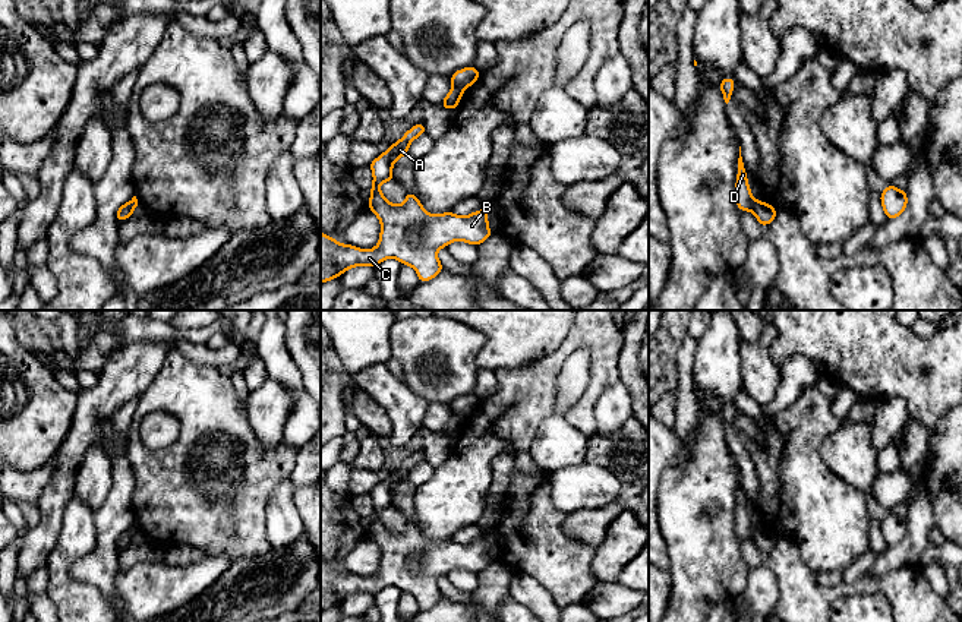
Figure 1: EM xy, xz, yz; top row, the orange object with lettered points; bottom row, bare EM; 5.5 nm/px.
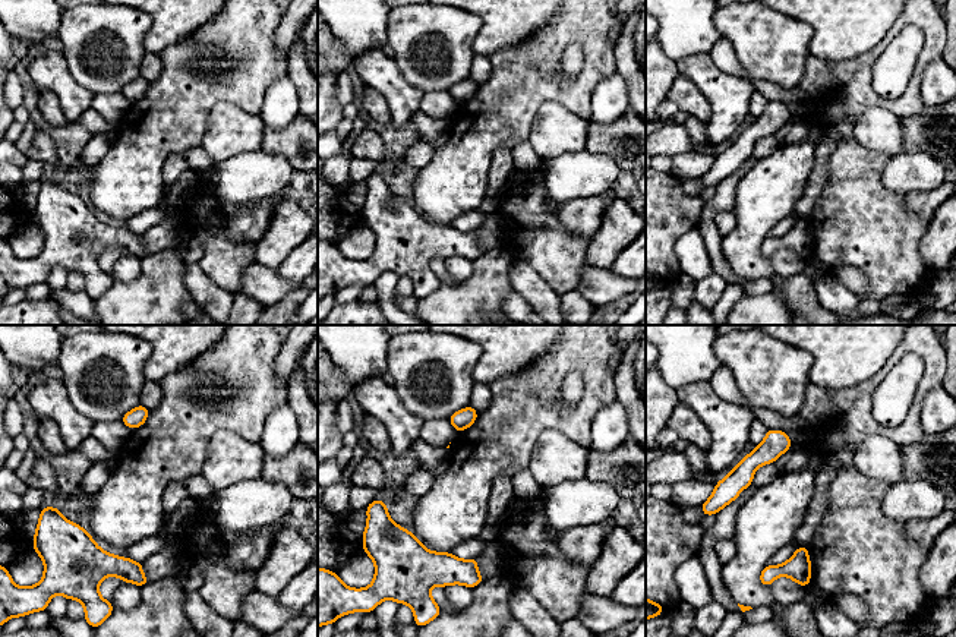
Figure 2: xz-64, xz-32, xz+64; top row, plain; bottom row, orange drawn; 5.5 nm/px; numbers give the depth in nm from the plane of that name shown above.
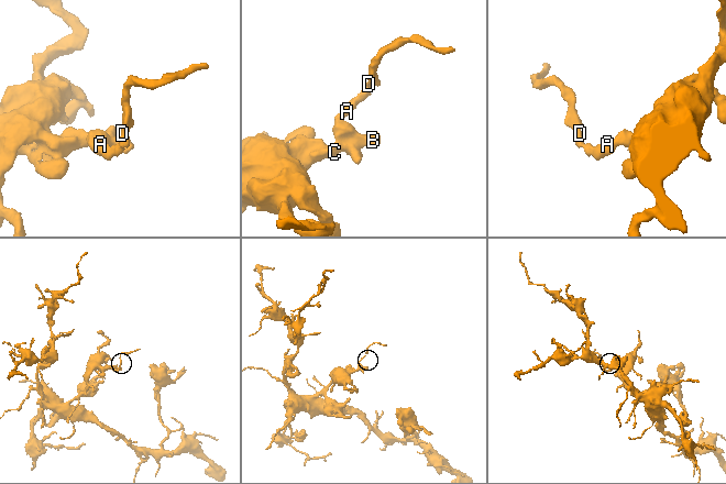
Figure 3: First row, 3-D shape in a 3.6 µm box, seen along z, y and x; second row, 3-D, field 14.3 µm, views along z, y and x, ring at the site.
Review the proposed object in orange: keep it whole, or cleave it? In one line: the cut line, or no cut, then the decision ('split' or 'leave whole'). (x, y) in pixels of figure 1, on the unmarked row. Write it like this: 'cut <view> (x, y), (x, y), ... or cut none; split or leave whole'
cut xz (454, 411), (463, 417); split

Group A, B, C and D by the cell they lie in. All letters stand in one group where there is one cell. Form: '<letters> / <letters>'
A B C / D

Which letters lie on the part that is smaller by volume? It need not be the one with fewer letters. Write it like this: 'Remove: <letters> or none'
Remove: D

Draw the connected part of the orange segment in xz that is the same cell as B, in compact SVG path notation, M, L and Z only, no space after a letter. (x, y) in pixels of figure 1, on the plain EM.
M423 449L413 454L387 480L369 492L373 501L369 539L381 547L381 563L376 575L365 578L341 572L321 561L321 612L338 606L353 594L375 596L388 585L413 594L419 609L426 610L444 599L436 584L438 577L447 575L455 568L479 574L492 563L485 536L467 544L452 540L432 543L423 537L413 520L407 520L403 533L394 533L384 525L379 512L382 509L392 512L392 492L400 484L407 483L410 470L425 460Z

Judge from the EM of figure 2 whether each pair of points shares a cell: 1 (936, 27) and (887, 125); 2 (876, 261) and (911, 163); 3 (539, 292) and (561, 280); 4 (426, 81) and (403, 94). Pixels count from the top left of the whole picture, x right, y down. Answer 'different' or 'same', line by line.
1: different
2: different
3: different
4: different

